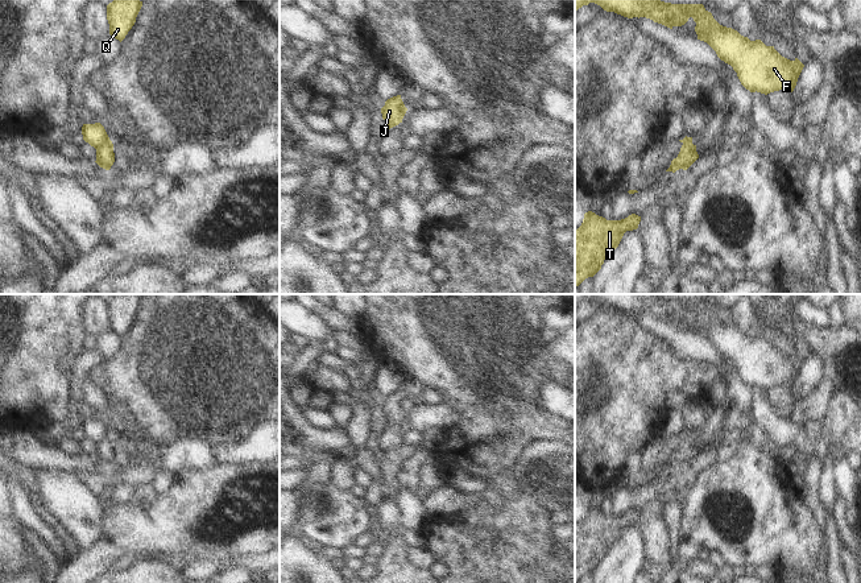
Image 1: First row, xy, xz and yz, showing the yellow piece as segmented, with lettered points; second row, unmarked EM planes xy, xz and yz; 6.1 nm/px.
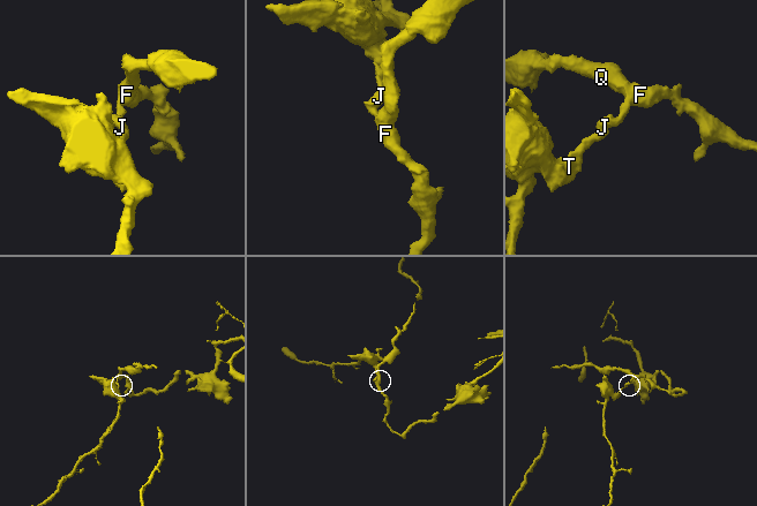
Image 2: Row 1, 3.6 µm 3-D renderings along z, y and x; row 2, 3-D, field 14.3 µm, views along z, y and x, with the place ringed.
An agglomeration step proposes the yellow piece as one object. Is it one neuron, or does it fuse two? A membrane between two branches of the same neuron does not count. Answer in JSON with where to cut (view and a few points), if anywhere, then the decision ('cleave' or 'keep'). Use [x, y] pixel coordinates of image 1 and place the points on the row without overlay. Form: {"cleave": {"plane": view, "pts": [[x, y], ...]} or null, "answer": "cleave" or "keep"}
{"cleave": {"plane": "xy", "pts": [[110, 435], [95, 443]]}, "answer": "cleave"}

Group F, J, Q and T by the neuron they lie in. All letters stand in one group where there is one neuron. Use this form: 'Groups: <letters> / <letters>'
Groups: F J Q / T.

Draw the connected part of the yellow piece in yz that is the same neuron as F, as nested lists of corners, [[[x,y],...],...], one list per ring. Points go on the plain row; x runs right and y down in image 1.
[[[575,294],[575,306],[589,298],[628,314],[646,313],[670,324],[684,321],[692,313],[698,335],[707,338],[721,356],[730,360],[750,388],[792,388],[804,363],[798,353],[790,356],[774,342],[766,342],[761,335],[750,336],[720,321],[703,299],[671,299],[658,294]]]

